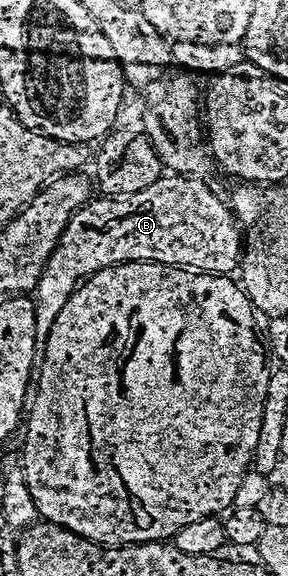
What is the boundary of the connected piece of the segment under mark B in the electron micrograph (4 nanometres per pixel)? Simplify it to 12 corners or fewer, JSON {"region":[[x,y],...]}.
{"region":[[194,173],[94,197],[32,295],[36,403],[48,333],[79,283],[117,263],[239,270],[244,232]]}

